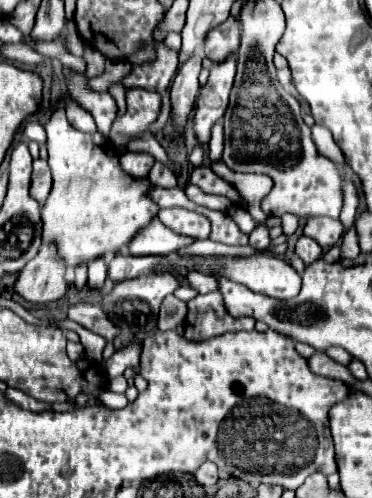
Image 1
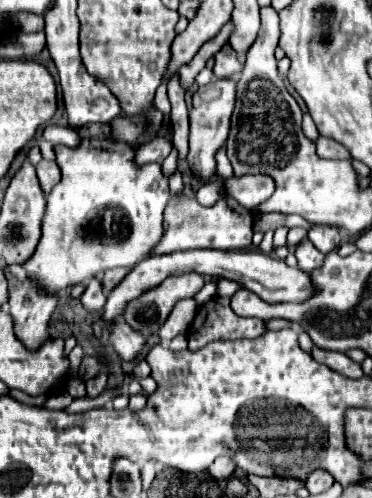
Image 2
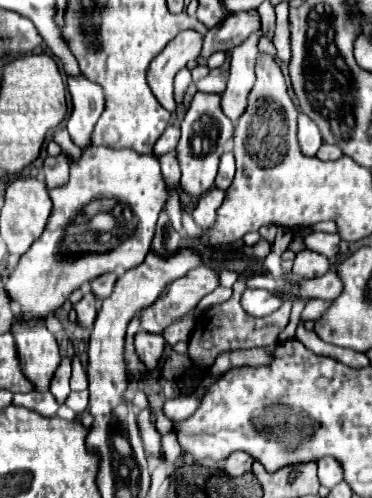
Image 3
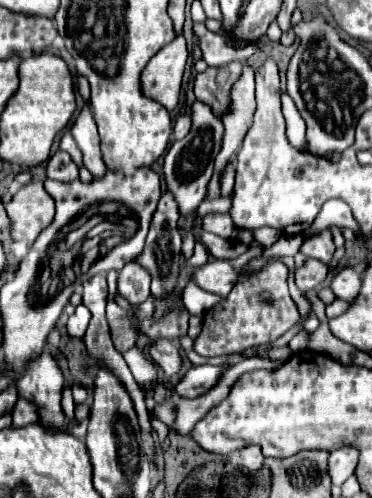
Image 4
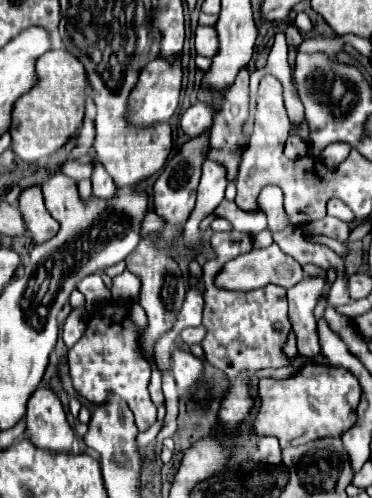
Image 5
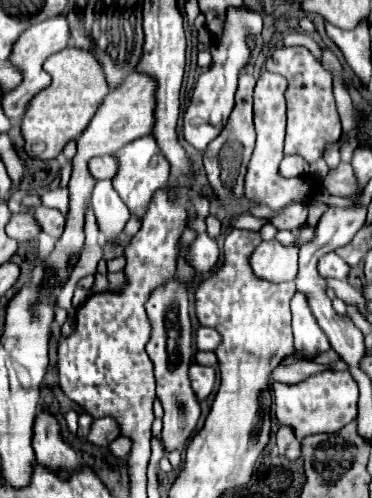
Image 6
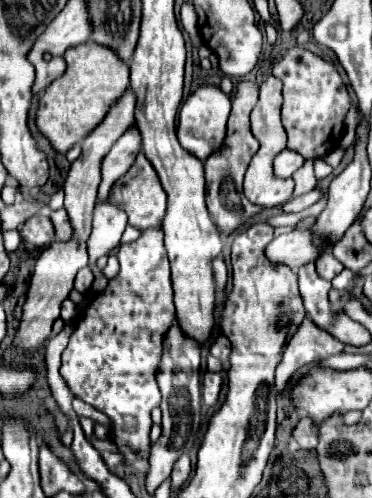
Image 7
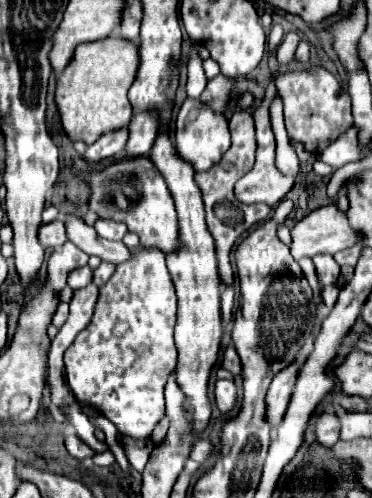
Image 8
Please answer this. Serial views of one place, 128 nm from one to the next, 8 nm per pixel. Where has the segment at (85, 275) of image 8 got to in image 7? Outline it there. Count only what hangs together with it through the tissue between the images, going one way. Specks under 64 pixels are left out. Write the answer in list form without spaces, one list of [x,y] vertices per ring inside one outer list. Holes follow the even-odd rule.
[[[82,268],[82,270],[78,272],[78,276],[76,276],[76,282],[74,282],[74,288],[76,288],[78,292],[88,292],[88,288],[90,288],[92,280],[94,280],[94,276],[92,276],[90,268]]]

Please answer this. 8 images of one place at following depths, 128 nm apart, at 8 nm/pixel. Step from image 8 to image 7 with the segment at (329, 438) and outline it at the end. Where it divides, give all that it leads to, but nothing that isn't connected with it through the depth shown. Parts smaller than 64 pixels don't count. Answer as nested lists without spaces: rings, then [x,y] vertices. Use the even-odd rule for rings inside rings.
[[[300,418],[292,430],[292,438],[298,440],[300,450],[314,450],[318,444],[318,432],[308,418]]]

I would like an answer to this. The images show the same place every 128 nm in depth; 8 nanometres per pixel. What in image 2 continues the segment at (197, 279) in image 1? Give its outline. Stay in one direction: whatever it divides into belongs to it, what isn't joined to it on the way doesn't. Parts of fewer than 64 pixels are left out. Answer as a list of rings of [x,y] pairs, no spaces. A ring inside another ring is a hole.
[[[224,278],[217,279],[217,295],[220,297],[233,296],[242,287],[236,282]]]

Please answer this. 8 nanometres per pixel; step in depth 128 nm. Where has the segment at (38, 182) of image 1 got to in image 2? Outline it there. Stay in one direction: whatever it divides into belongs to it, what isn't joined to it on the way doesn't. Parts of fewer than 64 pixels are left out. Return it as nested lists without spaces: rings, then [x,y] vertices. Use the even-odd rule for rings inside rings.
[[[40,160],[38,166],[36,166],[36,174],[38,174],[40,188],[42,188],[44,194],[48,194],[48,192],[60,182],[60,168],[58,168],[58,164],[54,164],[54,162]]]

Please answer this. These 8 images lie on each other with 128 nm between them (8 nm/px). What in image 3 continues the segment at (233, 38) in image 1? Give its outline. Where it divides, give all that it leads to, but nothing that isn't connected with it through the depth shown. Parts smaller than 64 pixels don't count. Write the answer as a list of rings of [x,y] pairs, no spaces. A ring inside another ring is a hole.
[[[230,58],[216,70],[210,70],[210,74],[202,80],[196,82],[196,88],[200,92],[216,92],[216,94],[222,94],[224,88],[226,88],[226,82],[228,82],[228,76],[230,76]]]

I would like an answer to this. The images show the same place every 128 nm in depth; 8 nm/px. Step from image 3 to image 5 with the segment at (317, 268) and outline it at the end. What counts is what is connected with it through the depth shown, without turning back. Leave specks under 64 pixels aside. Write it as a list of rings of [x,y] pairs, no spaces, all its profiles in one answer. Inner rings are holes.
[[[306,276],[300,284],[288,288],[288,302],[290,302],[290,322],[298,338],[298,354],[306,358],[316,358],[320,352],[318,346],[318,332],[314,320],[314,306],[318,296],[322,294],[324,278],[322,276]]]

